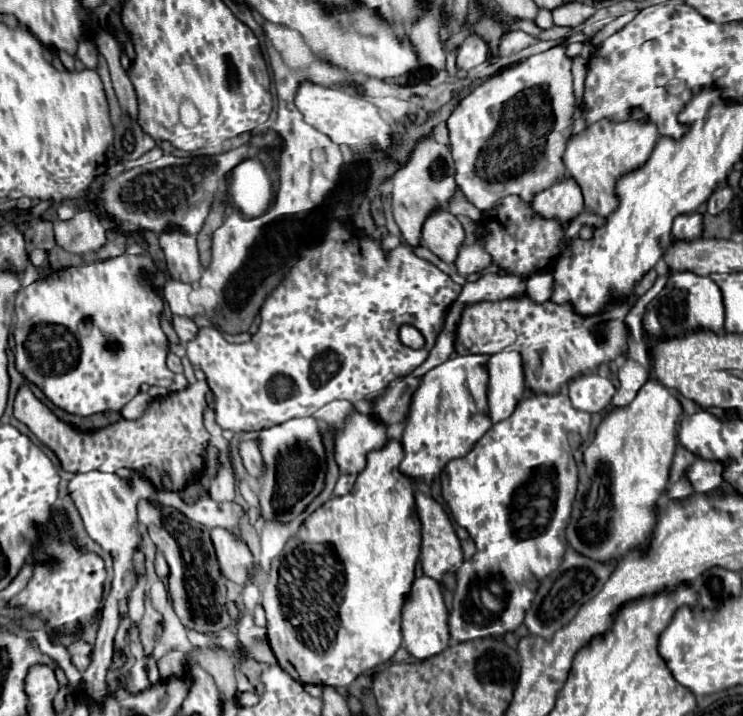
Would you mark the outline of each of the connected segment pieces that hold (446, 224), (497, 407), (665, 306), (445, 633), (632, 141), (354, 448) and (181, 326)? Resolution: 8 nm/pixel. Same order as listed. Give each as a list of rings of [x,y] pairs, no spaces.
[[[441,209],[427,217],[421,239],[431,253],[435,253],[447,265],[453,265],[455,255],[459,255],[459,247],[465,241],[465,231],[455,215]]]
[[[495,353],[487,361],[487,405],[489,417],[493,423],[511,417],[517,403],[525,393],[525,379],[521,367],[521,355],[511,353]]]
[[[683,271],[683,273],[673,273],[663,291],[647,305],[643,327],[651,341],[659,341],[669,337],[681,337],[695,329],[711,329],[715,333],[721,333],[723,317],[725,317],[723,297],[719,287],[711,281],[711,277]]]
[[[417,577],[413,581],[409,599],[403,607],[403,647],[409,651],[411,657],[425,661],[433,655],[439,655],[449,645],[449,629],[447,629],[447,607],[443,603],[443,595],[439,583],[431,577]]]
[[[597,121],[591,127],[583,129],[579,135],[573,135],[567,143],[563,163],[567,173],[577,181],[583,193],[585,211],[607,217],[613,211],[613,187],[617,179],[629,171],[635,171],[647,163],[655,143],[659,139],[659,131],[653,123],[637,123],[637,121]]]
[[[351,413],[343,431],[335,433],[335,459],[341,473],[357,475],[367,463],[367,453],[387,445],[387,427],[375,415]]]
[[[173,317],[173,329],[177,331],[177,335],[183,343],[189,343],[199,333],[197,323],[191,319],[185,319],[185,317]]]

